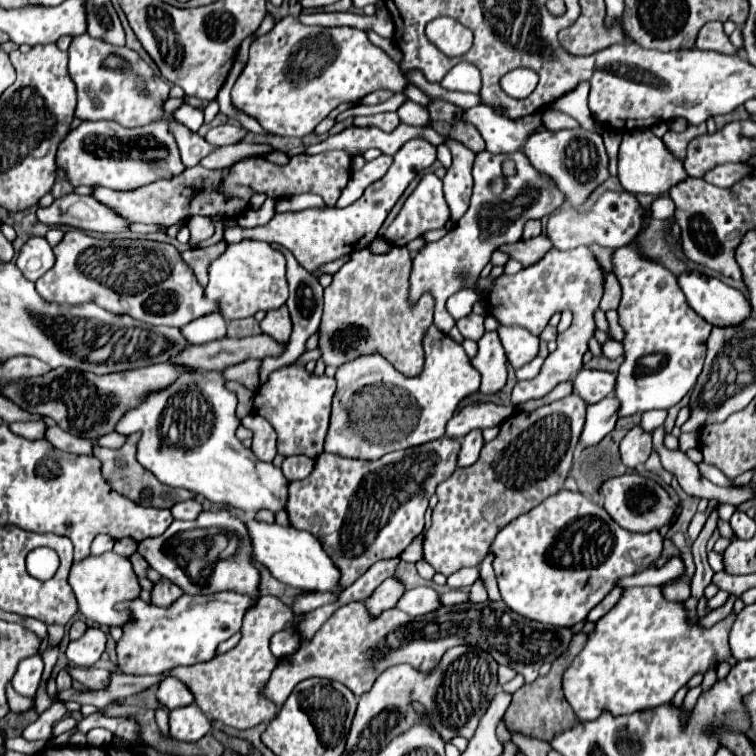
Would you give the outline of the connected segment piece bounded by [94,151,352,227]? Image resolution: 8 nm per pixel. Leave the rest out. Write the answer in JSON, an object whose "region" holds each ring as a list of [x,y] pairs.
{"region":[[[326,151],[326,153],[318,153],[318,155],[294,155],[286,165],[274,165],[266,159],[242,159],[238,163],[234,163],[232,167],[226,169],[204,169],[202,165],[196,165],[192,169],[186,169],[182,175],[172,177],[172,179],[158,179],[156,183],[138,187],[138,191],[112,191],[112,189],[96,189],[94,197],[100,199],[100,203],[112,207],[114,211],[118,211],[120,215],[128,217],[134,223],[162,223],[162,225],[172,225],[180,219],[192,217],[192,215],[216,215],[218,211],[222,213],[222,217],[236,217],[240,215],[246,207],[248,201],[254,193],[266,193],[270,197],[290,197],[290,195],[298,195],[298,193],[316,193],[320,195],[328,207],[334,207],[342,189],[346,187],[348,179],[350,179],[350,165],[352,165],[352,155],[348,155],[348,151]]]}

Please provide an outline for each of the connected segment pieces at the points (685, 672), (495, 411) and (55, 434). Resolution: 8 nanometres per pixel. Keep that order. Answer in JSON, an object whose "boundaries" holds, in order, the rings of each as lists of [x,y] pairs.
{"boundaries":[[[[660,587],[626,589],[624,597],[596,623],[584,651],[566,669],[564,695],[580,721],[596,719],[602,709],[624,715],[668,703],[694,673],[708,671],[712,661],[736,663],[728,651],[732,619],[736,615],[728,615],[712,629],[692,627],[686,621],[684,605],[666,601]]],[[[476,401],[460,409],[448,425],[446,425],[446,435],[462,439],[468,431],[472,429],[486,429],[486,427],[498,427],[504,423],[504,419],[510,419],[514,413],[514,407],[498,405],[498,403],[488,403],[488,401]]],[[[48,427],[46,439],[54,447],[58,447],[60,451],[66,451],[66,453],[80,453],[80,455],[92,455],[94,453],[94,443],[90,439],[70,435],[70,433],[62,431],[60,427]]]]}

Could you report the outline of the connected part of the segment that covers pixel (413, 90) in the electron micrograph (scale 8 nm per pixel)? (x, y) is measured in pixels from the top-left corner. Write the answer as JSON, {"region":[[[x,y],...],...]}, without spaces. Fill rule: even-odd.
{"region":[[[409,83],[403,93],[408,97],[408,99],[422,105],[423,107],[427,107],[431,100],[427,94],[417,88],[413,83]]]}

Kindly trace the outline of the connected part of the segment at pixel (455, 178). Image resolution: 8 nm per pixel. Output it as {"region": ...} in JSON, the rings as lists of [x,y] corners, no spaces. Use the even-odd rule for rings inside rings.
{"region":[[[434,123],[434,131],[440,133],[444,137],[444,143],[448,145],[448,149],[452,151],[452,167],[448,169],[446,177],[444,177],[444,197],[448,201],[452,219],[458,221],[464,211],[468,209],[470,203],[470,195],[472,195],[472,163],[474,163],[474,153],[464,147],[462,143],[456,143],[450,137],[450,123]]]}

